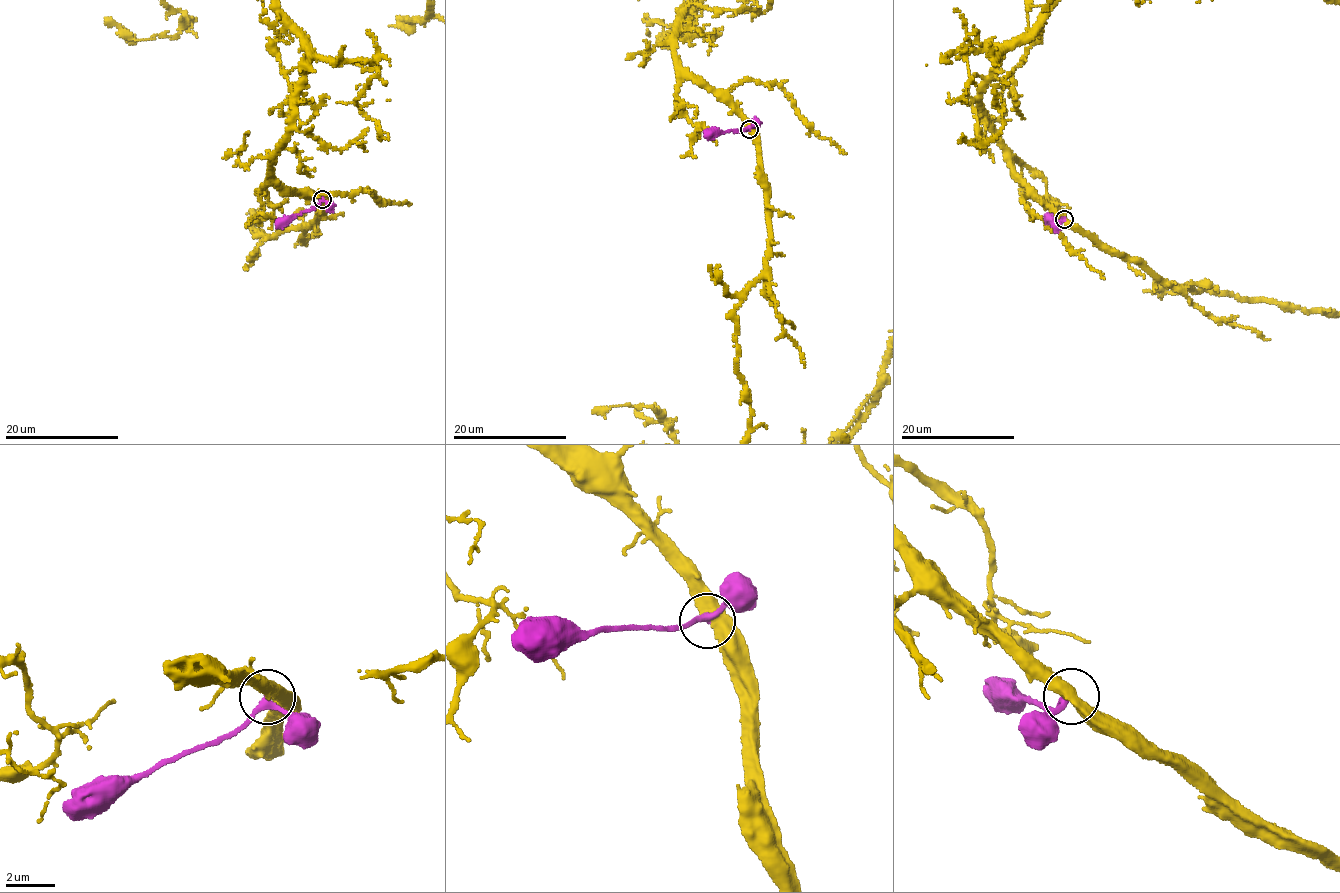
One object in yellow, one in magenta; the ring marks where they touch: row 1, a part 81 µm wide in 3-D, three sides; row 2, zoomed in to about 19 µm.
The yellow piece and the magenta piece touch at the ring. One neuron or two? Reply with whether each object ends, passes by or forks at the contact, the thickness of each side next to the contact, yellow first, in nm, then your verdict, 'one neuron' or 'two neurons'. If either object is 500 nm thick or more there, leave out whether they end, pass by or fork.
yellow passes by | magenta passes by | 480/240 nm | two neurons

